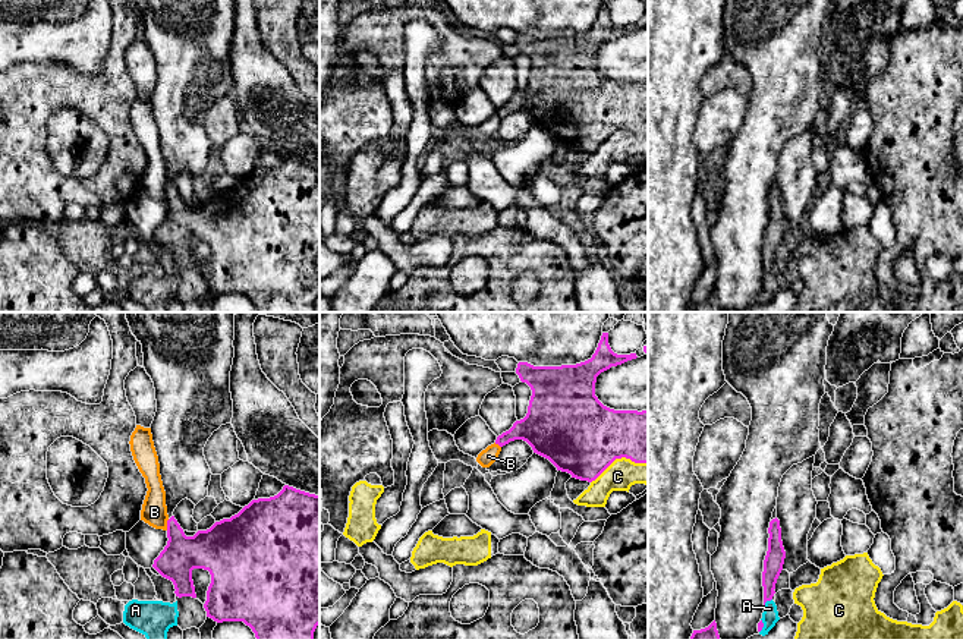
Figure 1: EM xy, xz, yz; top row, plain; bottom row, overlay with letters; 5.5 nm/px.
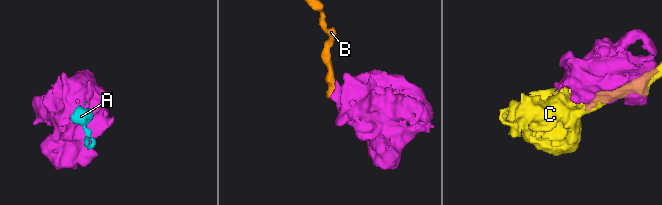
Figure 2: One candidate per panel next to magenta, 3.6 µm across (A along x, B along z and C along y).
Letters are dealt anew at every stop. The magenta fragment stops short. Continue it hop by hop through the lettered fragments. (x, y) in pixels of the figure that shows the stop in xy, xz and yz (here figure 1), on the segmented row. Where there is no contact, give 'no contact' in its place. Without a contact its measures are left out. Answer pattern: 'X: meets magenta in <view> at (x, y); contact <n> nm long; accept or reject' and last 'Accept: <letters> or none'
A: meets magenta in yz at (767, 600); contact 60 nm long; accept
B: meets magenta in xy at (167, 525); contact 70 nm long; reject
C: meets magenta in xz at (619, 457); contact 340 nm long; reject
Accept: A

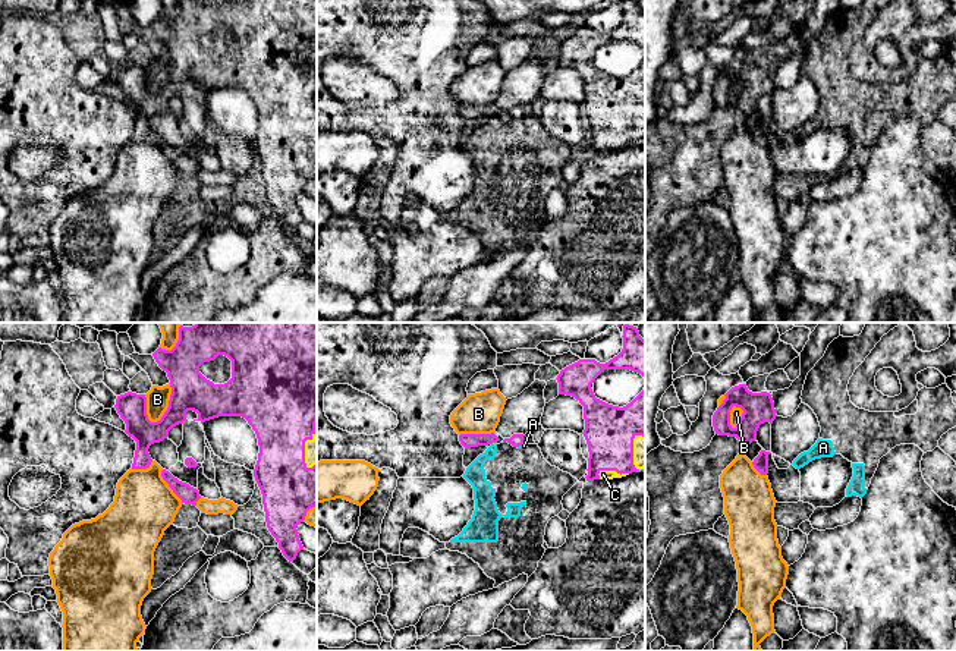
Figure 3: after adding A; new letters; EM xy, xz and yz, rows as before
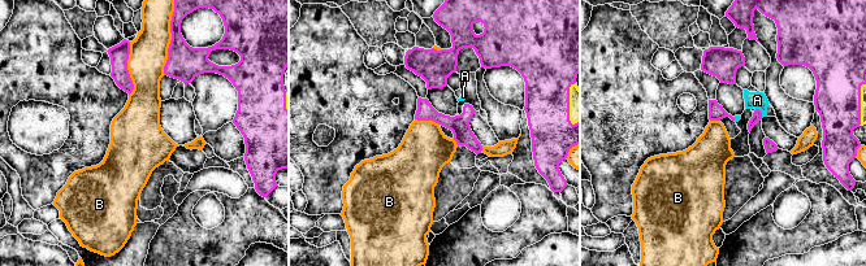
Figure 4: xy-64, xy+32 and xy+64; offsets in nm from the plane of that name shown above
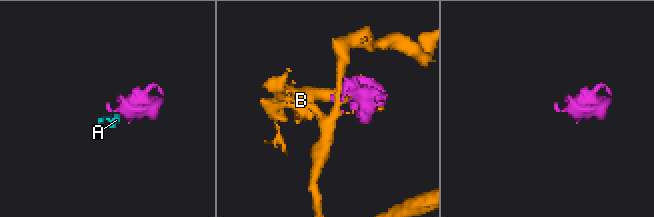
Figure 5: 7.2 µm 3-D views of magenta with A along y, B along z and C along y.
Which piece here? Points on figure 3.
A: meets magenta in xz at (521, 444); contact 50 nm long; reject
B: meets magenta in xy at (169, 405); contact 240 nm long; reject
C: meets magenta in xz at (613, 469); contact 180 nm long; accept
Accept: C

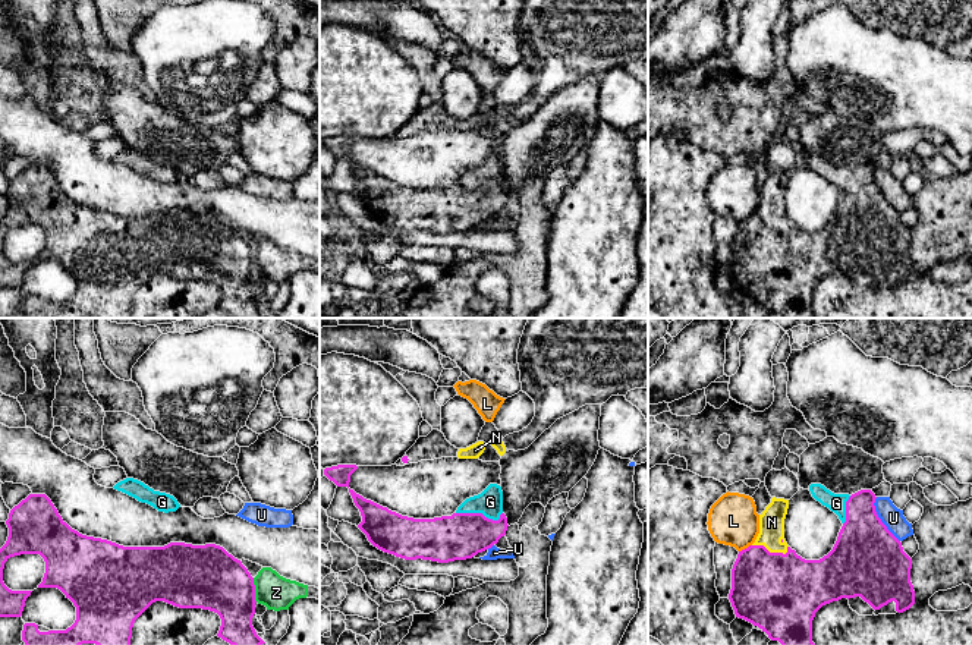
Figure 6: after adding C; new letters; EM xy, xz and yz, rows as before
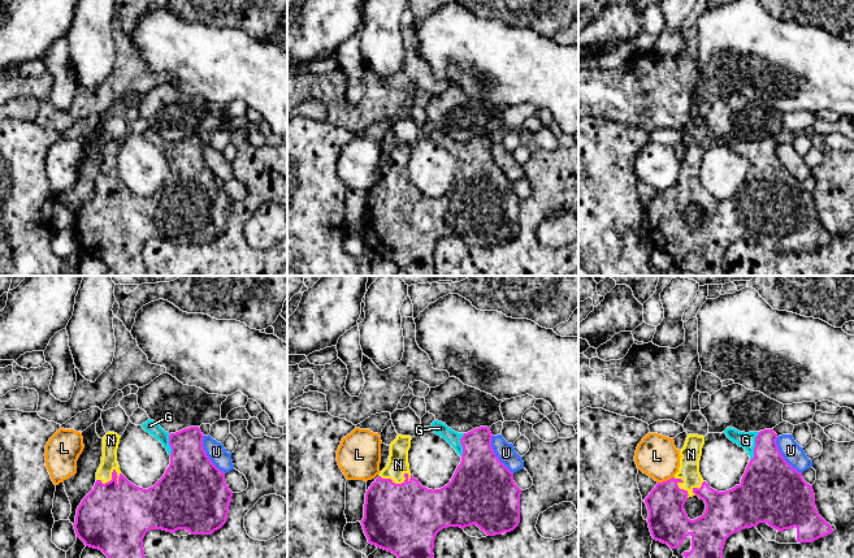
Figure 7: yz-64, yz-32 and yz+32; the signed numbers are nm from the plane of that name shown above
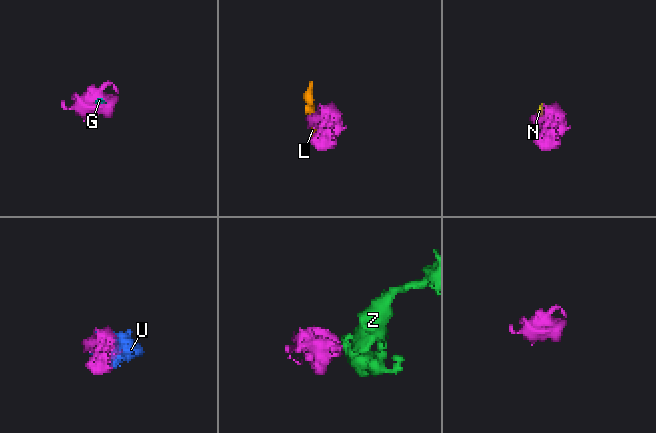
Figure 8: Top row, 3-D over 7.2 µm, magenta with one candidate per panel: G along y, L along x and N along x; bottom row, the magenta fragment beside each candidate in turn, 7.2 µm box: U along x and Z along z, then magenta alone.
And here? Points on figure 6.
G: meets magenta in xz at (480, 513); contact 260 nm long; accept
L: meets magenta in yz at (745, 548); contact 80 nm long; reject
N: meets magenta in yz at (768, 551); contact 200 nm long; accept
U: meets magenta in yz at (880, 519); contact 280 nm long; reject
Z: meets magenta in xy at (254, 590); contact 140 nm long; reject
Accept: G, N

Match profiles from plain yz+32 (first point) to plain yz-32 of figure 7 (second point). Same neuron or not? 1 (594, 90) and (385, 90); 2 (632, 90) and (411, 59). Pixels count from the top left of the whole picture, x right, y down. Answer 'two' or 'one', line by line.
1: one
2: one

